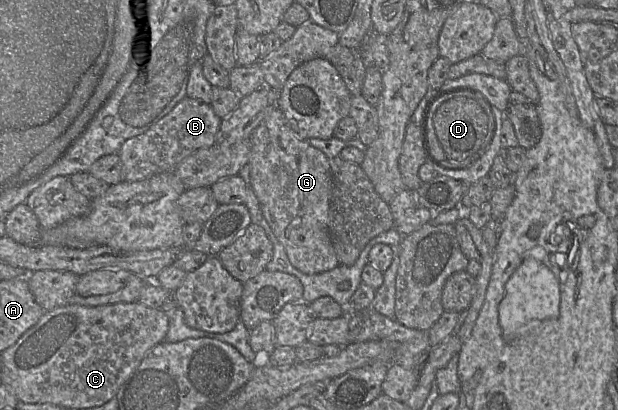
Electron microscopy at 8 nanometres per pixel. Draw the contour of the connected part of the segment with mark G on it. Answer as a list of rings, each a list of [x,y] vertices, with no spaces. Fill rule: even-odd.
[[[277,106],[268,112],[253,130],[250,185],[259,202],[262,215],[283,246],[293,267],[306,274],[320,274],[339,265],[328,231],[332,197],[330,159],[297,137]]]

